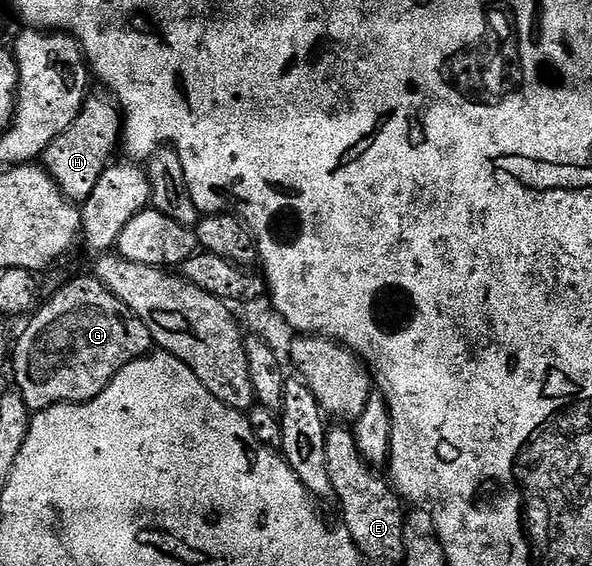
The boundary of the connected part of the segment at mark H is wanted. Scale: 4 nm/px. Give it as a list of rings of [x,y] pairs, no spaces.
[[[93,92],[84,98],[84,106],[80,108],[80,114],[70,123],[70,127],[46,151],[42,154],[43,168],[47,169],[58,187],[63,193],[77,203],[82,203],[94,191],[98,179],[113,164],[112,157],[122,145],[122,134],[124,133],[124,114],[121,113],[115,97],[107,92]]]

